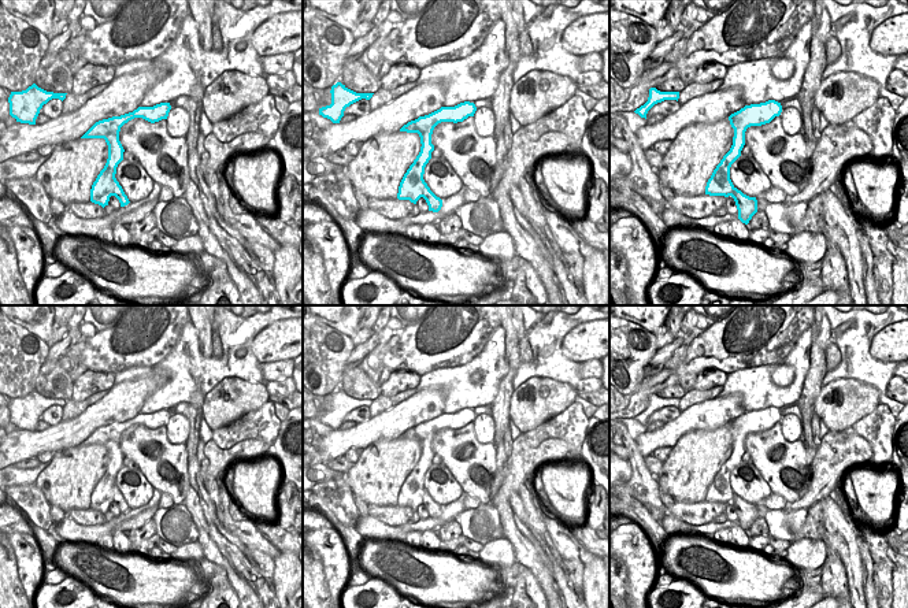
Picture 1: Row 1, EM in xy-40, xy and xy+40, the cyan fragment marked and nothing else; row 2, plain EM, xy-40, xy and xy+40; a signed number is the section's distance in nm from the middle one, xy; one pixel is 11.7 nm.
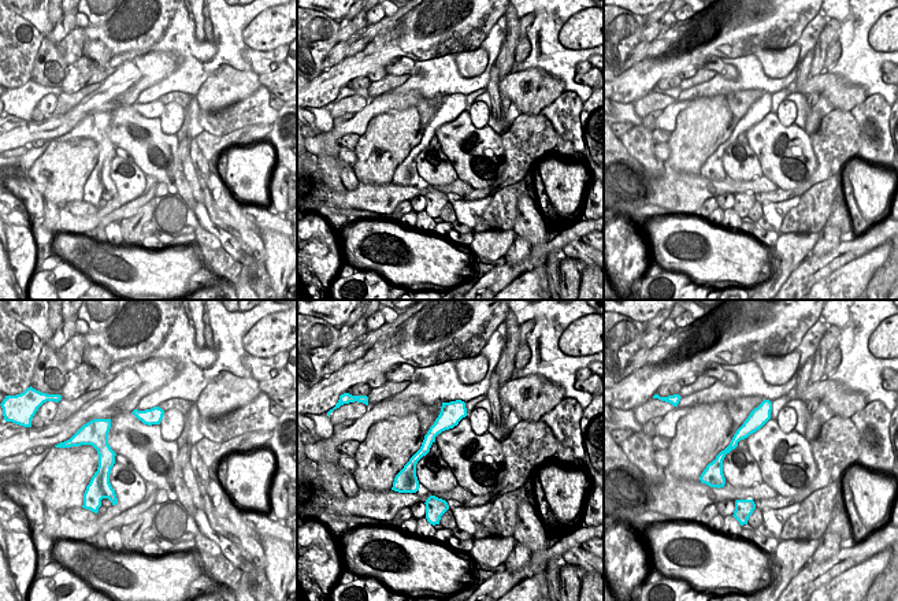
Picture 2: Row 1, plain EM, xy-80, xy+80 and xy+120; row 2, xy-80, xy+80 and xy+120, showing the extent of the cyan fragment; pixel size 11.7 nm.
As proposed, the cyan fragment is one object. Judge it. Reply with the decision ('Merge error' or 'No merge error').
Merge error.

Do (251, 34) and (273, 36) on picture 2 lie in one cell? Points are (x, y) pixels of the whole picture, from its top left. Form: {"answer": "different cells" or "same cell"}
{"answer": "same cell"}

